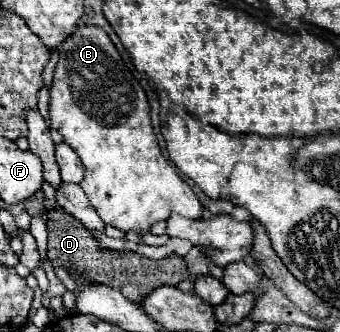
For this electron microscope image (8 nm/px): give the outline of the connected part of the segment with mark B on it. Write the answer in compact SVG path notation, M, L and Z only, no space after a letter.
M79 25L59 49L59 63L53 73L53 85L49 89L49 121L57 129L65 143L75 149L85 165L85 177L79 183L99 217L121 231L143 231L157 221L165 221L169 213L179 213L187 219L201 217L203 207L193 189L177 175L177 171L165 161L157 137L151 125L151 109L147 95L129 67L123 63L117 47L109 35L95 25Z

